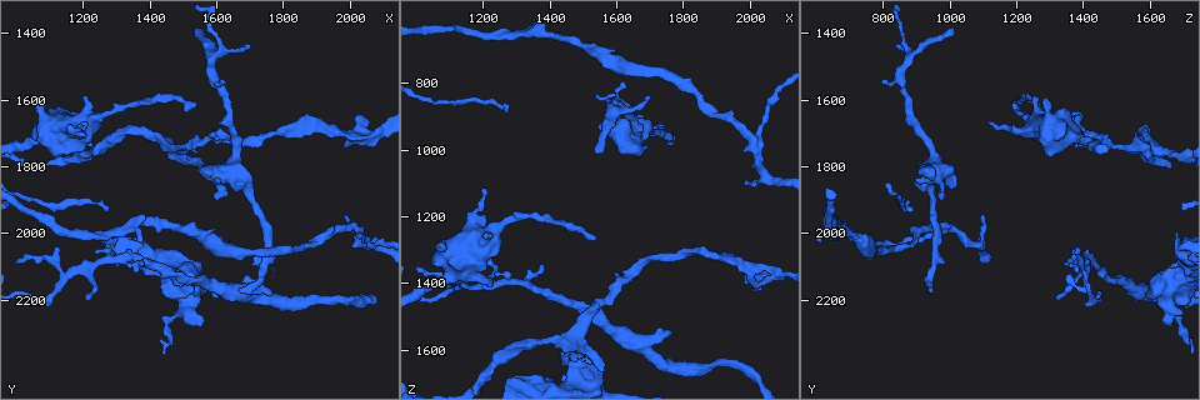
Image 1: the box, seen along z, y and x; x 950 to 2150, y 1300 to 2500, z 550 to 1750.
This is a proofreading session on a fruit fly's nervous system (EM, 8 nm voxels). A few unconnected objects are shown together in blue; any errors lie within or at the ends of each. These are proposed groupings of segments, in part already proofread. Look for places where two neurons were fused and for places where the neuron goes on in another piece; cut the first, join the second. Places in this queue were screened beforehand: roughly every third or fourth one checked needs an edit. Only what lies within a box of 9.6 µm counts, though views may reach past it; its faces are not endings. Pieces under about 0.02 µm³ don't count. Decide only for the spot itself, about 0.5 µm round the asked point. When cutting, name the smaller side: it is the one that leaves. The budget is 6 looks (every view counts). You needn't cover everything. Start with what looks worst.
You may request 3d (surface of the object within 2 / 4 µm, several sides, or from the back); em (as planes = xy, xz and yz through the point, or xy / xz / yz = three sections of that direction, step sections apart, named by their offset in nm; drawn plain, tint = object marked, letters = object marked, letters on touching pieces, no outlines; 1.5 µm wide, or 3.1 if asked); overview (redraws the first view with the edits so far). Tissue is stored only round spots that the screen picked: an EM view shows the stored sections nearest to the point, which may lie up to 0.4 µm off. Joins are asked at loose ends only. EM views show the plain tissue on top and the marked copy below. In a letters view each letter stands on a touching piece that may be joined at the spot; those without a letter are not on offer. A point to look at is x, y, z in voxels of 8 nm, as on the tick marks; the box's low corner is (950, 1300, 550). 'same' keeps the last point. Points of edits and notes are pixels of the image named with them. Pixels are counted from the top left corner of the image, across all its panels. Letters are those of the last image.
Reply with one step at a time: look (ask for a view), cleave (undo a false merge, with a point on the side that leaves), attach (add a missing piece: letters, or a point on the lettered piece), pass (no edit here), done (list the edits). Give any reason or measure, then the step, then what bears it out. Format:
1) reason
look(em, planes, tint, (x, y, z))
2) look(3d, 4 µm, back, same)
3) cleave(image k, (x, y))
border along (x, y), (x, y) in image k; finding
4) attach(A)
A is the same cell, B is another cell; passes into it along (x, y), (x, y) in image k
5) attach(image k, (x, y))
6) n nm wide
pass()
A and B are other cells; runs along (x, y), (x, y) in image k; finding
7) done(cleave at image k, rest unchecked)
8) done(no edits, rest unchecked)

sharp bend
look(3d, 4 µm, (2010, 1980, 970))

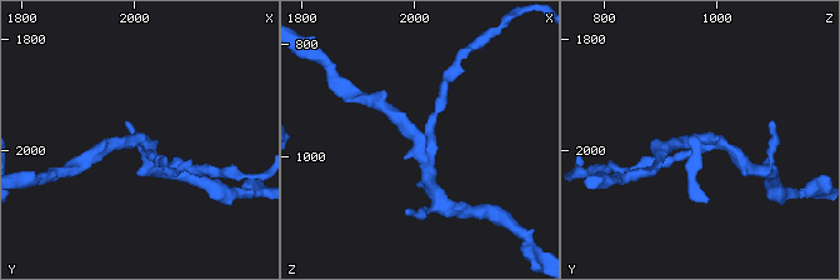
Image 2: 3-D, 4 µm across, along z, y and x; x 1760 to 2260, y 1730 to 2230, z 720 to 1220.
3 arms
look(em, xz, step 4, letters, (2010, 1980, 970))

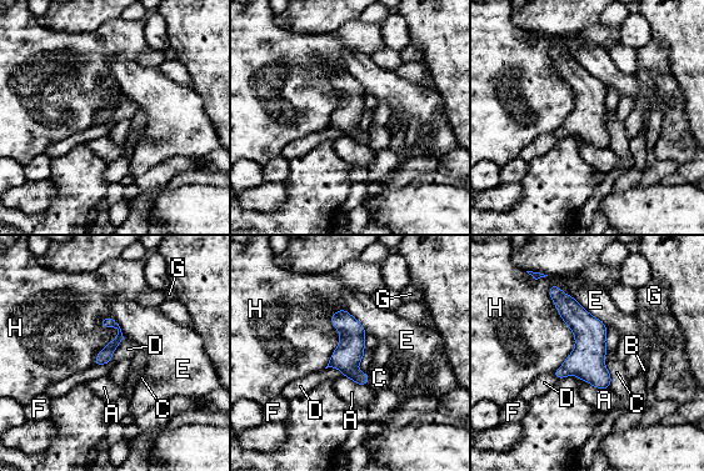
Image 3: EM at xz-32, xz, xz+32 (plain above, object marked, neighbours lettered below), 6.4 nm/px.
look(em, planes, letters, same)

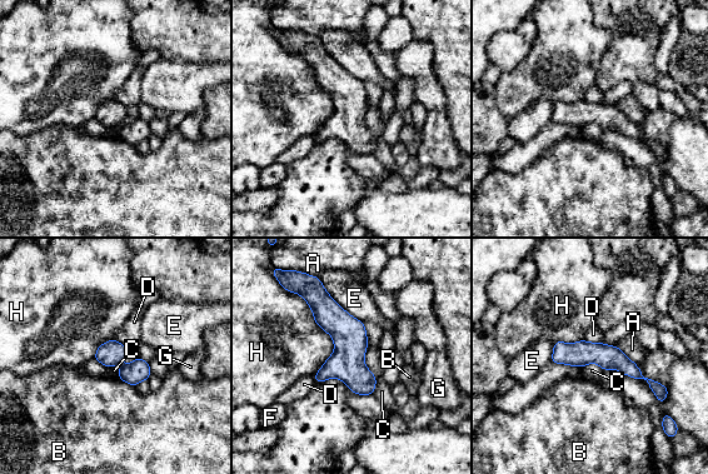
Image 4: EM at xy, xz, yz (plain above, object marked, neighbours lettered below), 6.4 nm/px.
pass()
A, B, C, D, E, F, G and H are other cells; runs along (304, 280), (368, 392) in image 4; continuous, no second neuron

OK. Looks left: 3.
an open end
look(3d, 2 µm, (1550, 2250, 1650))

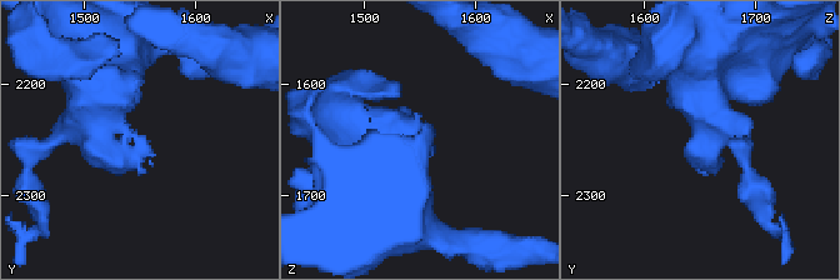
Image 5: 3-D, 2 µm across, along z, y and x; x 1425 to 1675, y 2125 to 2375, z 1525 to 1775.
shape alone is not enough
look(em, xz, step 4, letters, same)

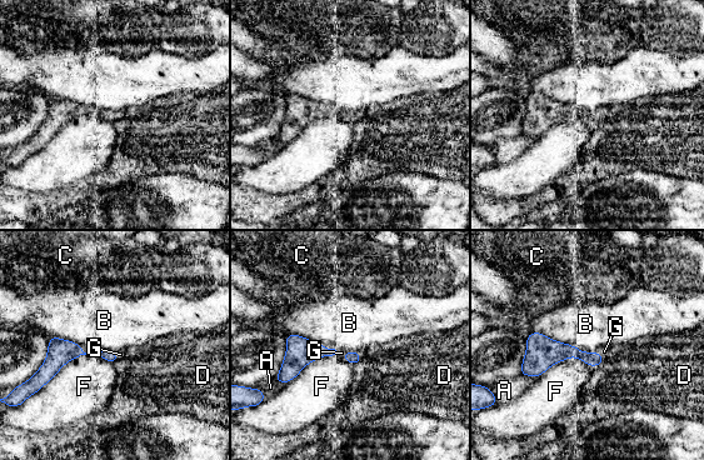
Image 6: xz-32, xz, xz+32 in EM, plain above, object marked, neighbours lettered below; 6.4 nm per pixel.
attach(G)
G is the same cell, A, B, C, D and F are other cells; the neuron continues

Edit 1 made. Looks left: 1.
tapers out
look(em, planes, letters, (1200, 1660, 1120))

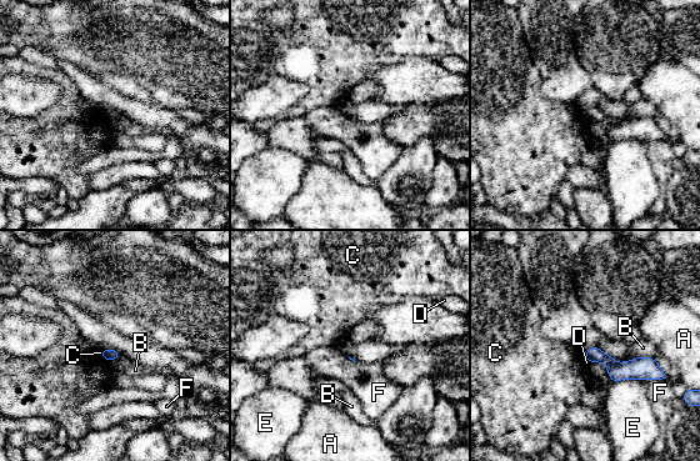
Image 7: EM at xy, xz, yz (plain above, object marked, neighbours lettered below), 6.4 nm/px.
pass()
A, B, C, D, E and F are other cells; border along (665, 380), (643, 381) in image 7; no lettered piece goes on from it

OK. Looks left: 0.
done(attach at image 6, rest unchecked)

